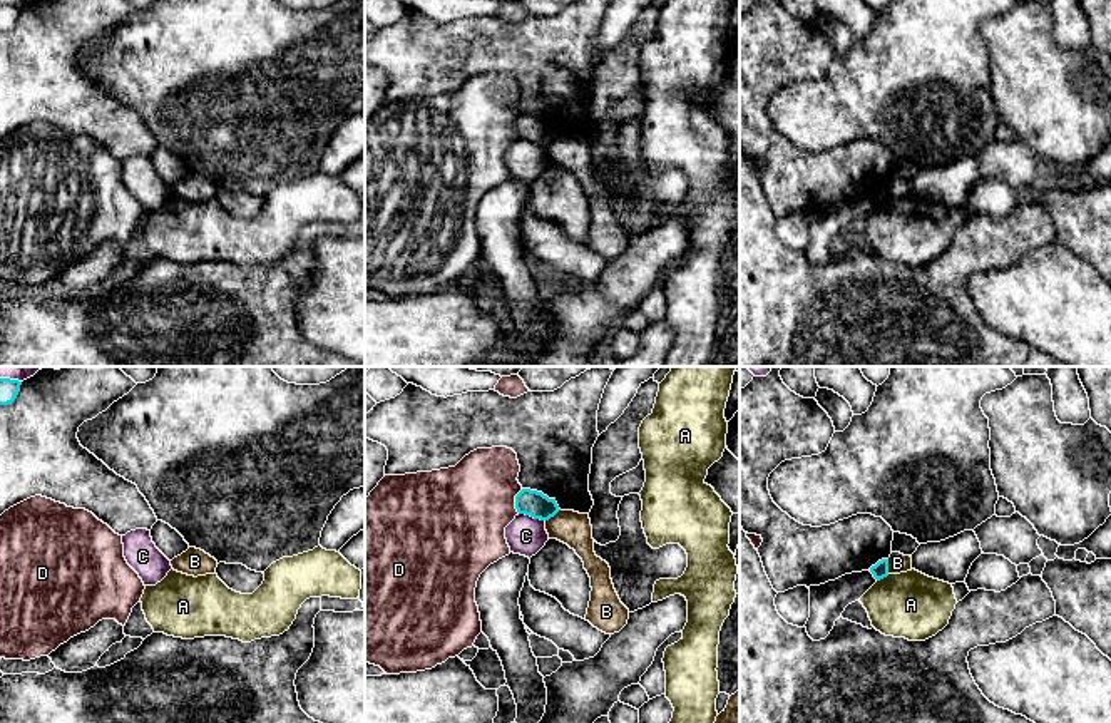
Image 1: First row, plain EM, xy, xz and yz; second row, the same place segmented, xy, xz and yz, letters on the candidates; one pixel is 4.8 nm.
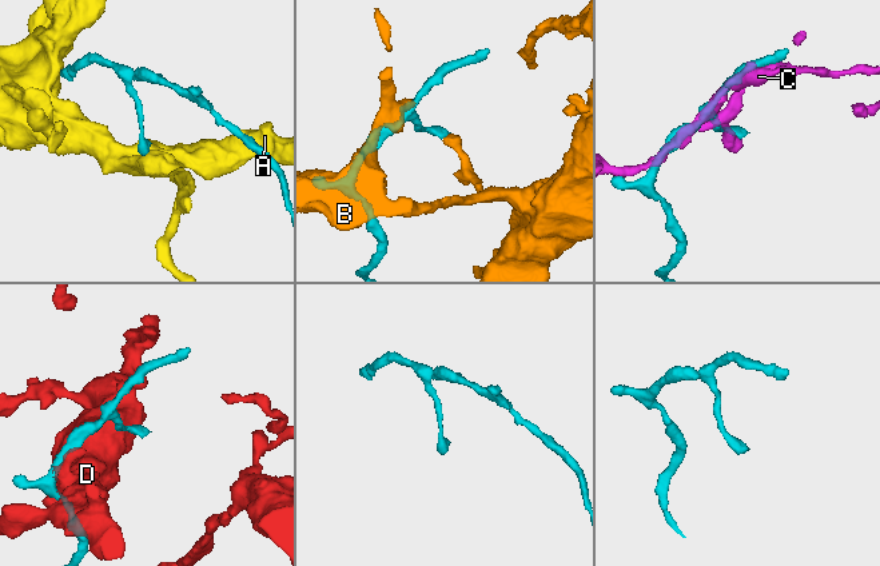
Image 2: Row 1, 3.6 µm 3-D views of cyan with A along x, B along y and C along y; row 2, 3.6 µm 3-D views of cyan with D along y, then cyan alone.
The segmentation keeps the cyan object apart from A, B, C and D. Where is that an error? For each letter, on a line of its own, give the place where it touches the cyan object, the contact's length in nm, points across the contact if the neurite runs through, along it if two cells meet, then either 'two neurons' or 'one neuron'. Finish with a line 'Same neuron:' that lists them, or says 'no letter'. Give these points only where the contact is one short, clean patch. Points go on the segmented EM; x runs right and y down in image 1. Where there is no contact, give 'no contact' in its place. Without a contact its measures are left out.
A: contact yz (882, 578); length 70 nm; border yz (889, 574), (877, 581); two neurons
B: contact xz (552, 516); length 90 nm; border xz (559, 509), (546, 521); two neurons
C: contact xz (532, 516); length 130 nm; two neurons
D: contact xz (516, 501); length 120 nm; two neurons
Same neuron: no letter

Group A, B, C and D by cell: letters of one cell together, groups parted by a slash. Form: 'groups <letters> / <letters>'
groups A / B / C / D

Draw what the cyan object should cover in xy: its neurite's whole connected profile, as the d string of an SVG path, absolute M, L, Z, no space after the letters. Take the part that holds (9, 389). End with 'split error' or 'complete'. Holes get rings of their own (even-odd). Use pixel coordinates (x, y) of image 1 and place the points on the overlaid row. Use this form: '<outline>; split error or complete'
M0 378L0 405L12 403L20 392L20 385L18 380Z; complete

